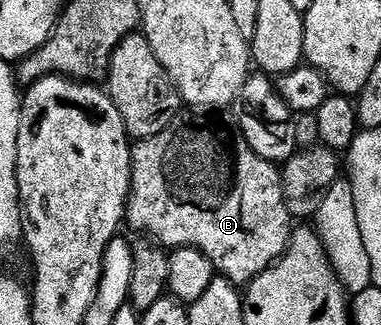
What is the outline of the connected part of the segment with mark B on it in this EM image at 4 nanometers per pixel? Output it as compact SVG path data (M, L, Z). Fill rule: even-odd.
M189 113L184 117L179 117L159 137L142 139L133 143L133 184L129 194L129 208L125 211L125 218L128 226L133 226L137 233L148 233L156 239L162 247L166 249L176 249L179 247L194 247L197 251L203 252L213 263L214 272L220 273L230 280L234 285L248 285L252 279L259 277L272 265L275 260L280 259L287 249L289 239L295 230L294 220L289 214L285 198L283 197L283 185L281 184L281 172L278 164L268 163L243 137L243 133L237 128L236 122L225 119L208 119L205 113Z

